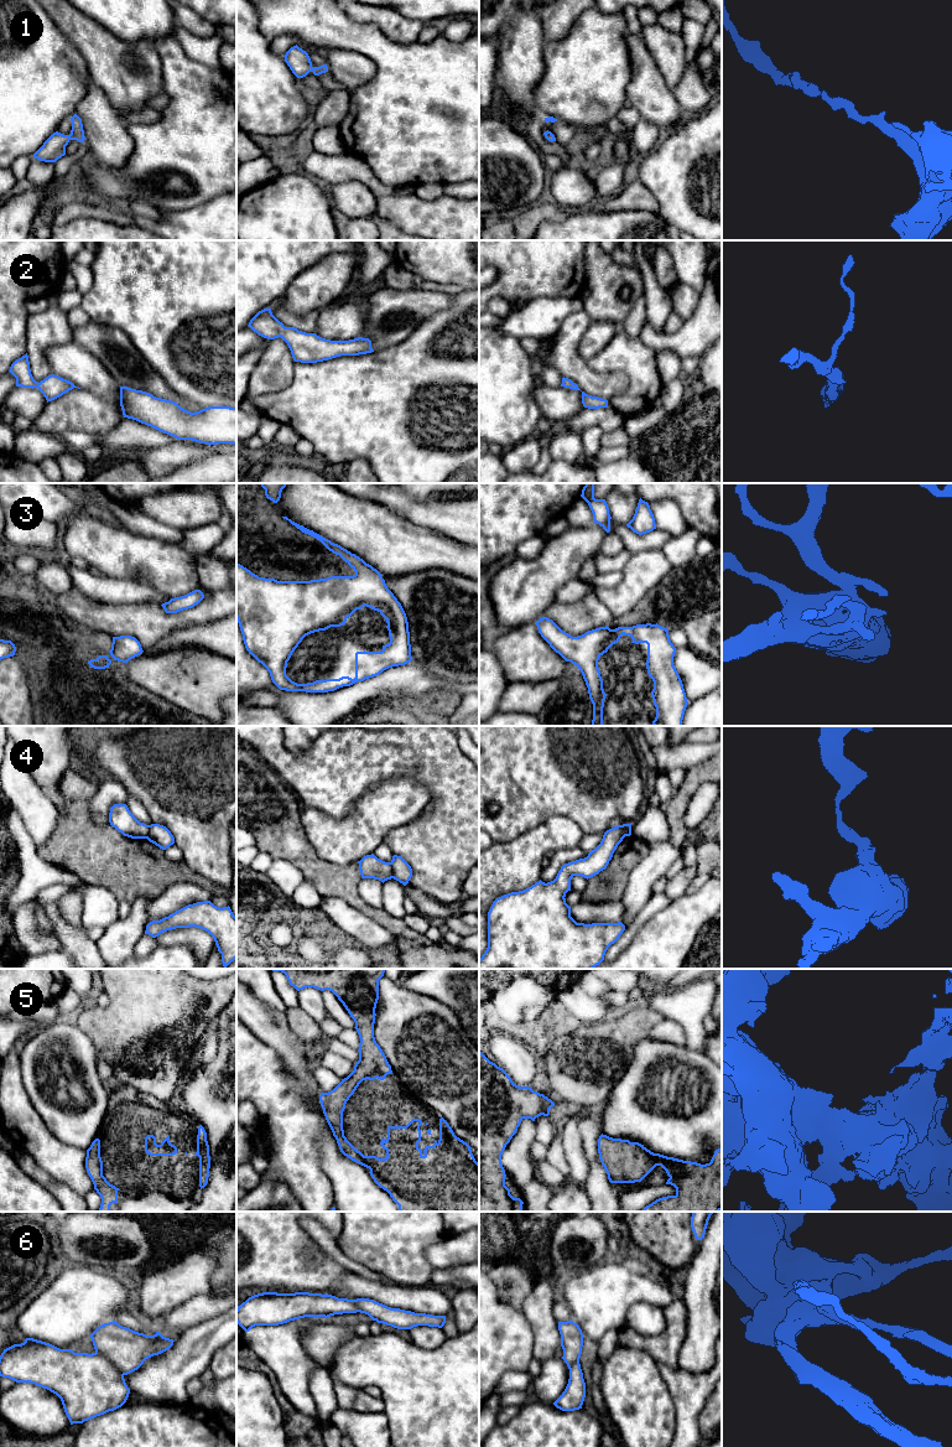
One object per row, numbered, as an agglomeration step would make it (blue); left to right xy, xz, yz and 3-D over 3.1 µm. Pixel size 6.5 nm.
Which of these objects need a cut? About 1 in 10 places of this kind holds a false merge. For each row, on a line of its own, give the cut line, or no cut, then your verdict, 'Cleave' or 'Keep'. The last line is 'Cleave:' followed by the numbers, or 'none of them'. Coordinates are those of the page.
1: No split. Keep
2: No split. Keep
3: No split. Keep
4: Split along xz (389, 862), (393, 877). Cleave
5: No split. Keep
6: No split. Keep
Cleave: 4

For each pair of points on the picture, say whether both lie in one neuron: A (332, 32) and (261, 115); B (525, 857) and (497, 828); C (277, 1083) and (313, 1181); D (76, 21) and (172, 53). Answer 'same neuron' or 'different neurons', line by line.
A: different neurons
B: different neurons
C: same neuron
D: different neurons

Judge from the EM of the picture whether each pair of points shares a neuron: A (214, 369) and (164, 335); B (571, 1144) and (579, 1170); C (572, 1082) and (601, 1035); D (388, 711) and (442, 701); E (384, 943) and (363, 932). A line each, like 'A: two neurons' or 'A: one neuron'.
A: one neuron
B: one neuron
C: one neuron
D: two neurons
E: one neuron

